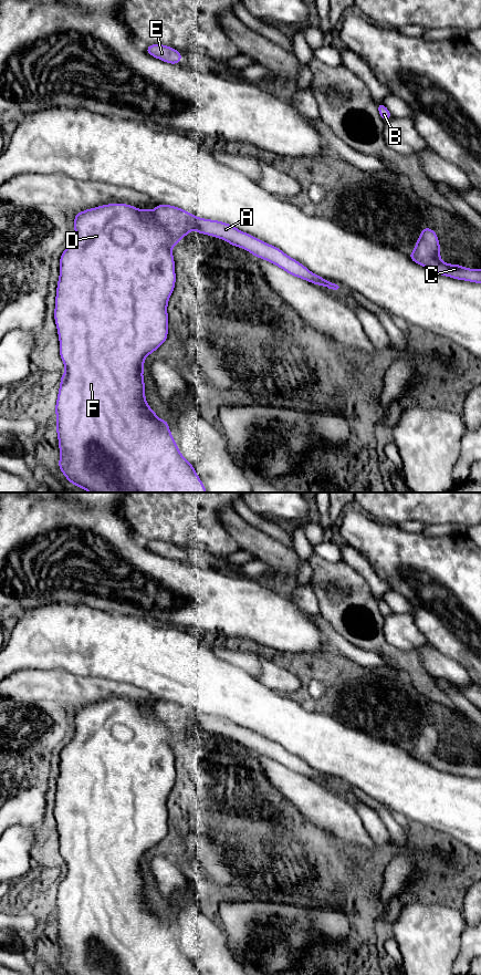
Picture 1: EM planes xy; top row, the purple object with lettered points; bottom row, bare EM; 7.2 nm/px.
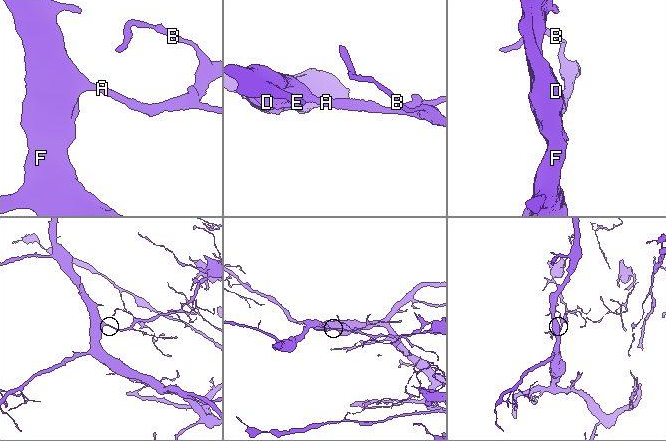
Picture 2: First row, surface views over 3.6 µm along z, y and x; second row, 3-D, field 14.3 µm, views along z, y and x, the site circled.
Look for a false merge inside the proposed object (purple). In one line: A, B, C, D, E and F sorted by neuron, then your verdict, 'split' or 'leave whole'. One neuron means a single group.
A B C D E F | leave whole

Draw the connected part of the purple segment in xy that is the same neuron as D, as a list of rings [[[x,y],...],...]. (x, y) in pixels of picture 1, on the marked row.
[[[126,204],[103,205],[76,212],[74,217],[74,228],[74,240],[66,247],[60,257],[60,278],[57,281],[54,310],[54,320],[60,339],[60,356],[65,365],[65,373],[59,377],[61,380],[61,386],[59,388],[55,405],[56,433],[59,438],[59,449],[61,452],[59,469],[65,475],[67,481],[88,492],[207,492],[205,485],[198,477],[192,465],[180,454],[168,427],[169,421],[166,418],[164,422],[160,421],[156,413],[147,405],[145,398],[145,382],[143,380],[144,360],[167,341],[168,335],[167,304],[176,283],[175,260],[171,253],[171,248],[176,243],[179,243],[181,239],[195,228],[197,234],[205,234],[223,239],[232,247],[238,246],[245,249],[257,258],[265,259],[294,277],[333,290],[337,290],[339,287],[330,280],[323,279],[311,272],[301,262],[289,257],[278,247],[271,246],[247,232],[242,232],[227,222],[197,218],[195,214],[188,214],[185,209],[170,205],[158,204],[154,211],[150,209],[136,209],[133,205]]]

